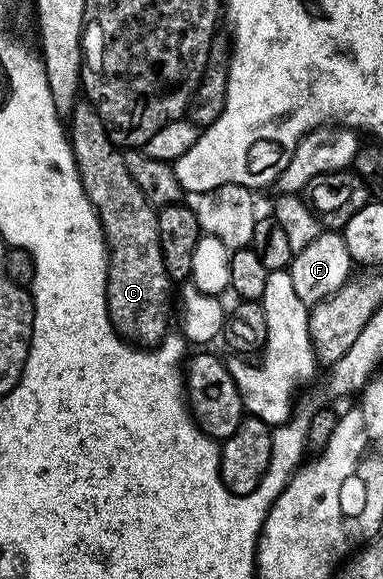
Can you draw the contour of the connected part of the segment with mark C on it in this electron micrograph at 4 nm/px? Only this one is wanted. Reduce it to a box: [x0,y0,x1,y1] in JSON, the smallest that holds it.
[69,99,173,347]

